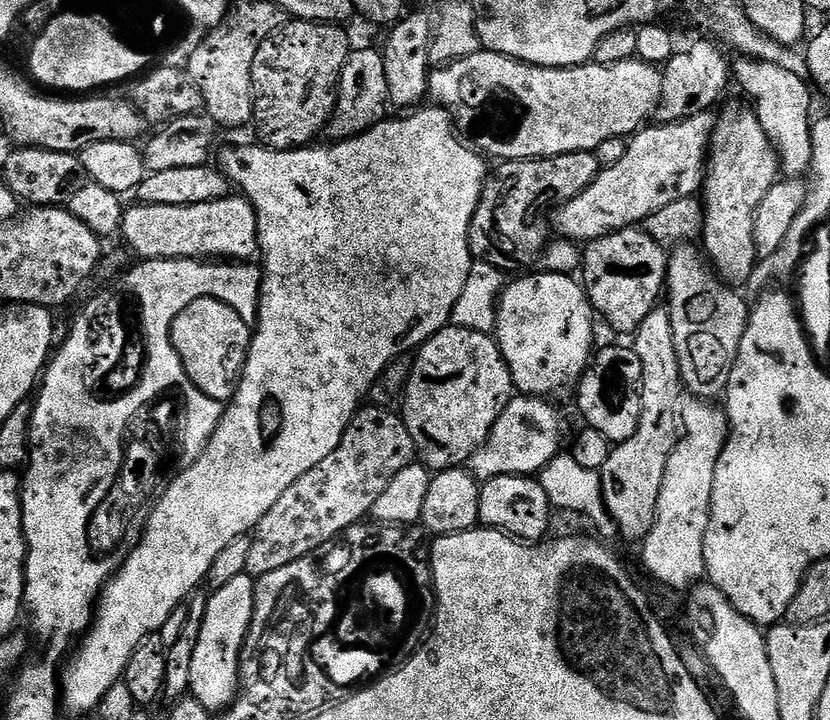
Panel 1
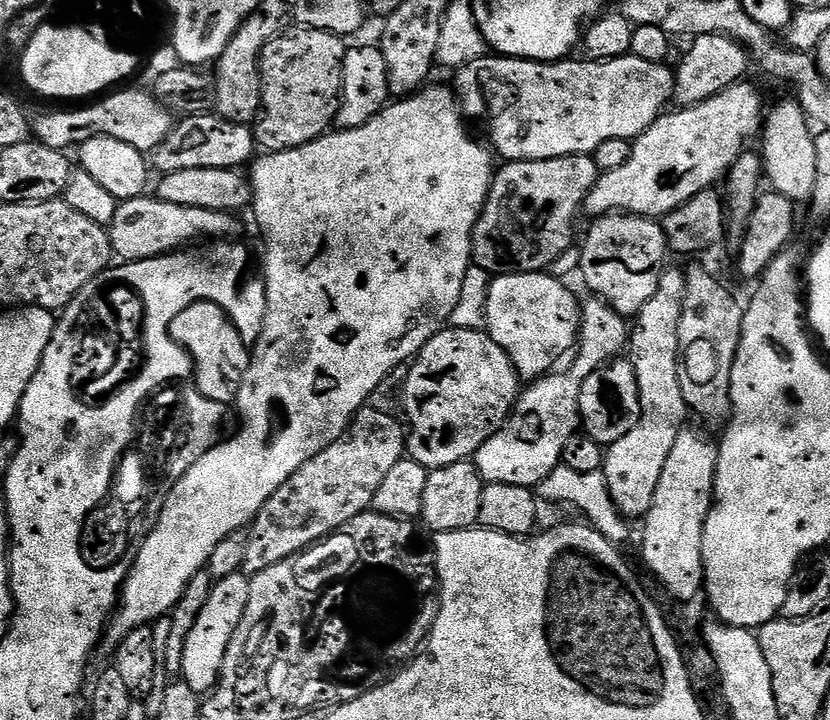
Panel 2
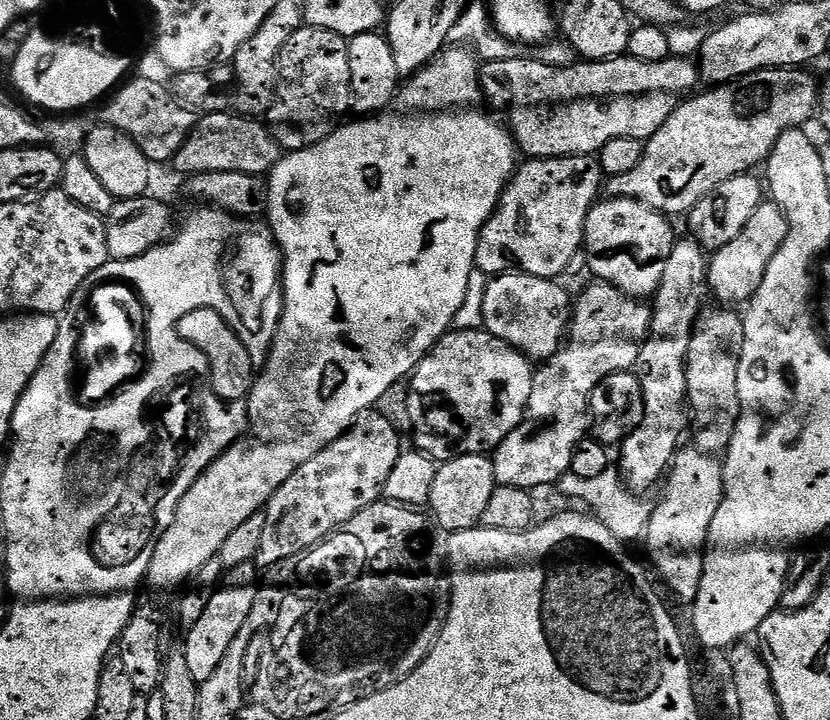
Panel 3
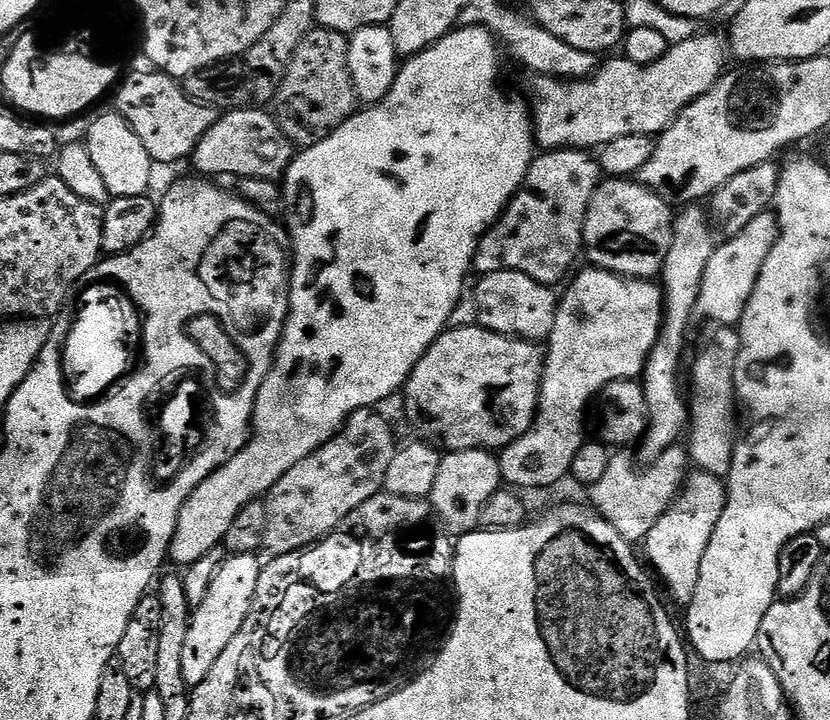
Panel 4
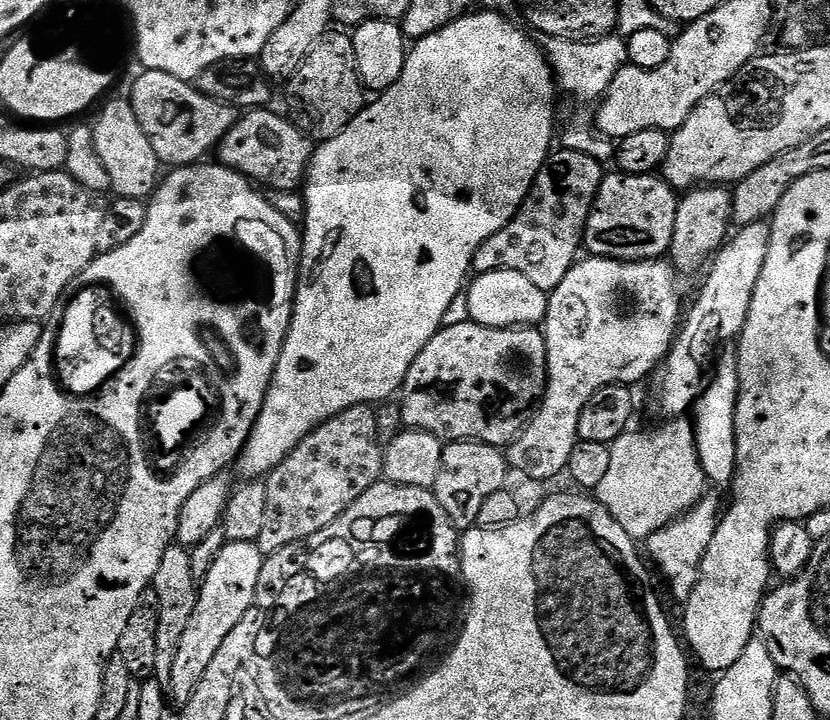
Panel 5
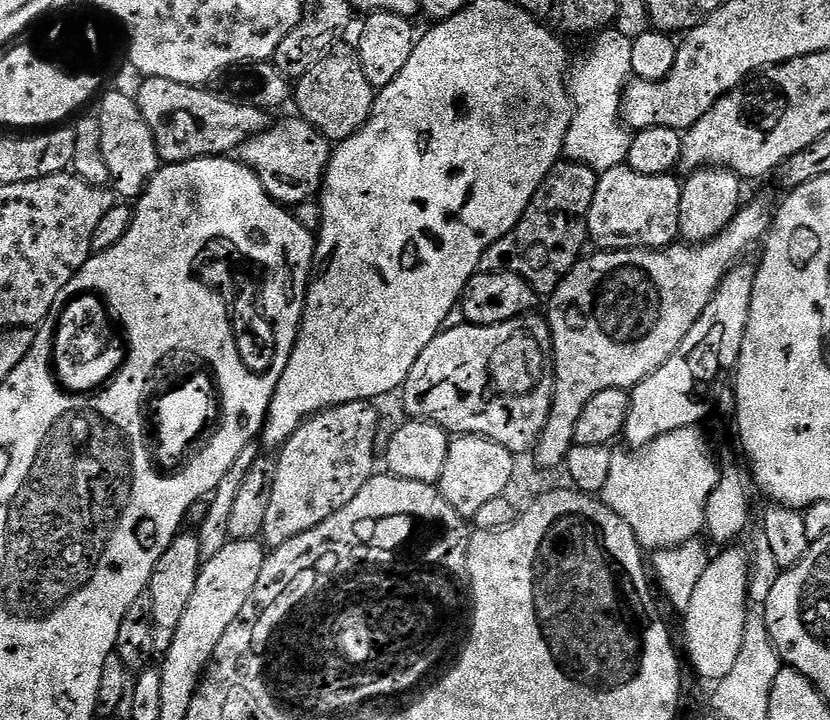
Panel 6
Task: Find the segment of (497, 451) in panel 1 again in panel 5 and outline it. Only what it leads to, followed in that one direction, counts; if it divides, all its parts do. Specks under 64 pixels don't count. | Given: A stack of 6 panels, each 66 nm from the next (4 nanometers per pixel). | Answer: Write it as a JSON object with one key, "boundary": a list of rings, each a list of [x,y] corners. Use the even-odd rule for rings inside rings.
{"boundary":[[[592,256],[588,260],[581,259],[573,264],[571,270],[562,278],[559,286],[552,291],[548,297],[548,317],[544,320],[542,331],[546,350],[548,351],[548,390],[544,393],[544,399],[532,421],[523,434],[512,441],[507,449],[506,455],[511,467],[516,468],[524,476],[529,476],[532,480],[552,480],[559,472],[563,473],[570,462],[570,454],[574,454],[576,445],[580,440],[580,419],[584,413],[584,408],[592,401],[592,395],[603,388],[613,386],[636,386],[639,380],[644,380],[648,375],[655,373],[661,367],[662,361],[672,350],[672,345],[676,343],[676,337],[682,327],[682,308],[680,312],[680,284],[678,273],[671,263],[641,260],[629,262],[627,260],[605,260],[603,256]]]}

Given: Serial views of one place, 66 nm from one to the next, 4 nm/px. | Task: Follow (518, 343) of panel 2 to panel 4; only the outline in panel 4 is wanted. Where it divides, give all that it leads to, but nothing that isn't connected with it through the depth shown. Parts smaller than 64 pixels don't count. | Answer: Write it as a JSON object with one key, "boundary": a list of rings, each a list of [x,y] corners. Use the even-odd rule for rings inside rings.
{"boundary":[[[490,272],[479,277],[480,285],[476,288],[476,312],[480,315],[479,327],[488,328],[503,336],[514,336],[533,342],[547,341],[554,330],[558,296],[549,285],[540,284],[521,272]]]}

